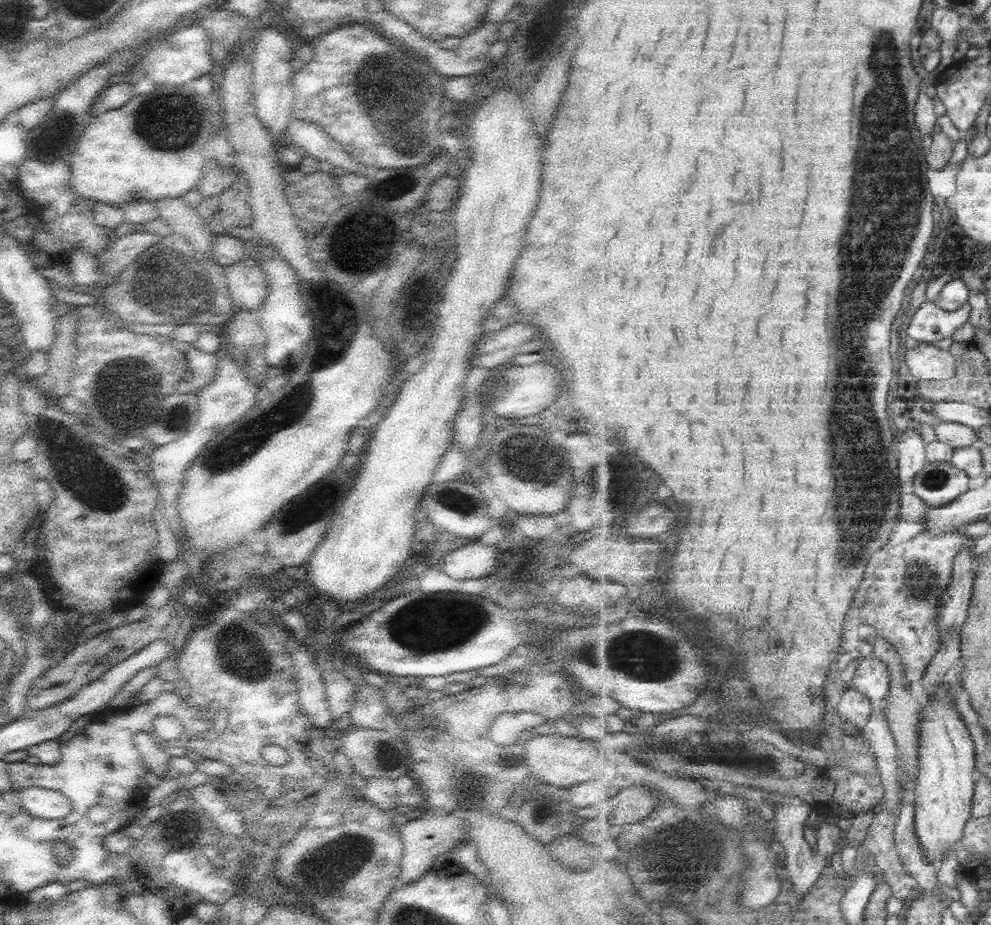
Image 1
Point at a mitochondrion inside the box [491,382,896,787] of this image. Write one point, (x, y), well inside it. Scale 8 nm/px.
(638, 654)

